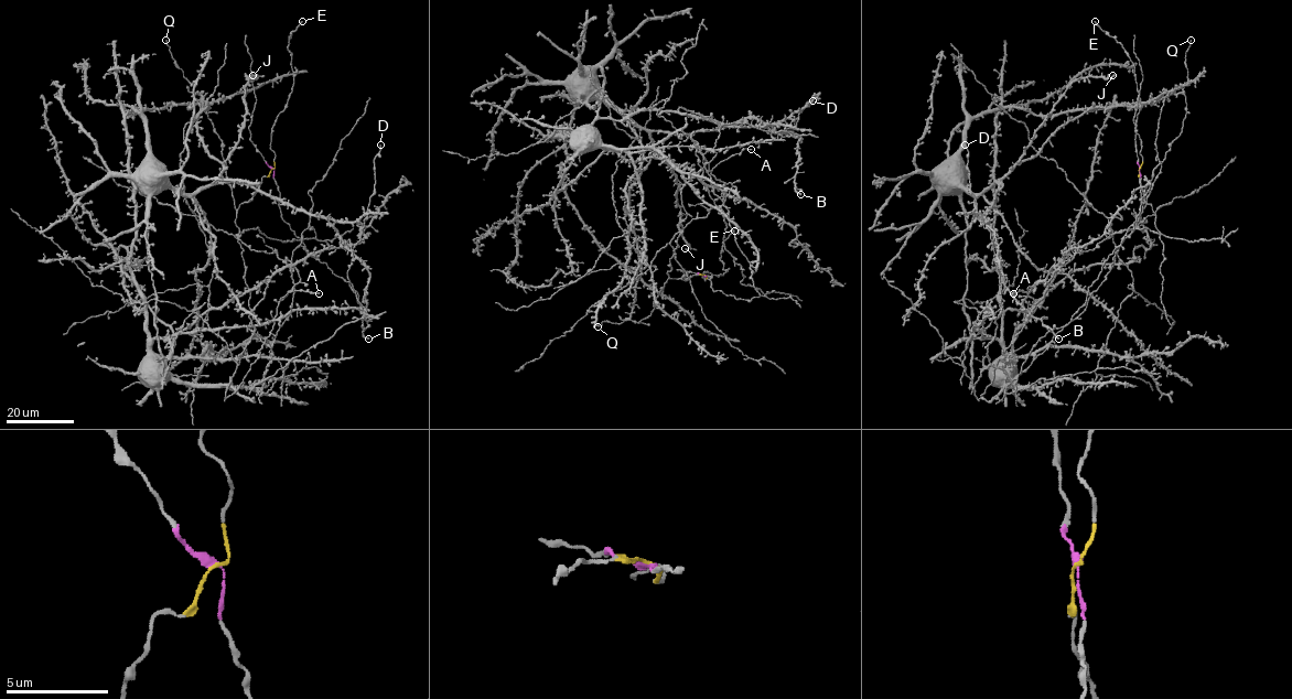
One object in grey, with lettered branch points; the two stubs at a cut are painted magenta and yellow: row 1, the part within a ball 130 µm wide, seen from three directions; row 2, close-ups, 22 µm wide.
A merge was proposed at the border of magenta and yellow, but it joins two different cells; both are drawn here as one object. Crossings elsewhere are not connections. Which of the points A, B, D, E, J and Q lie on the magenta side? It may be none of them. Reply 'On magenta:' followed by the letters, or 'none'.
On magenta: none

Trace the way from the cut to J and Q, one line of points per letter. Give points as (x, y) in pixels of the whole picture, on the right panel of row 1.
J: (1139, 169), (1142, 210), (1182, 131), (1182, 94), (1137, 106), (1087, 108), (1018, 162), (1074, 82), (1112, 75)
Q: (1139, 169), (1142, 210), (1161, 162), (1182, 131), (1185, 117), (1185, 57), (1191, 40)

